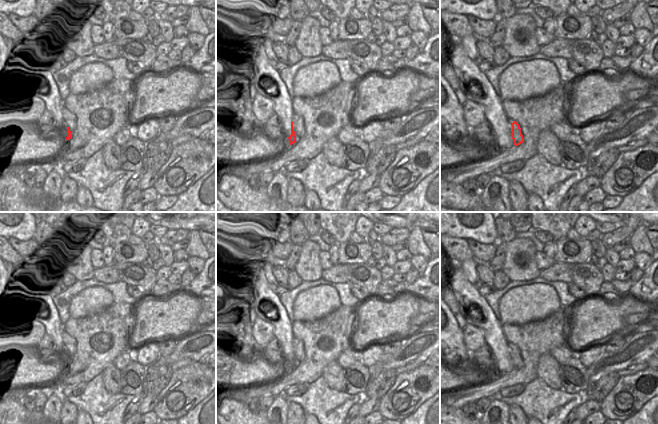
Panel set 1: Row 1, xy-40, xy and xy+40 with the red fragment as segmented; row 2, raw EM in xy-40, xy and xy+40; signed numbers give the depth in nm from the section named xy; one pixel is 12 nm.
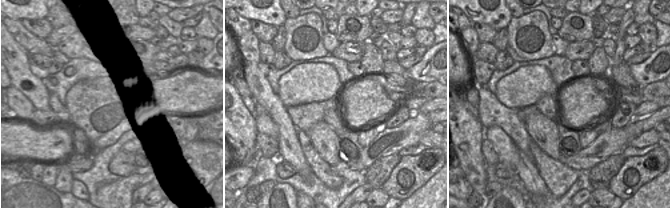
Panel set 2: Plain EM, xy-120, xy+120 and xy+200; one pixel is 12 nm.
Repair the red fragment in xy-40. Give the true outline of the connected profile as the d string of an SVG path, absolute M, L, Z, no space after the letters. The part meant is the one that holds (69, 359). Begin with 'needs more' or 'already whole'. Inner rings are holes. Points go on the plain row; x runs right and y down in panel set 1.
needs more; M63 331L63 344L67 349L67 361L66 364L70 364L72 362L72 357L76 352L76 340L70 336L66 331Z

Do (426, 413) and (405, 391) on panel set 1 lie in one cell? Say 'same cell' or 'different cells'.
different cells

